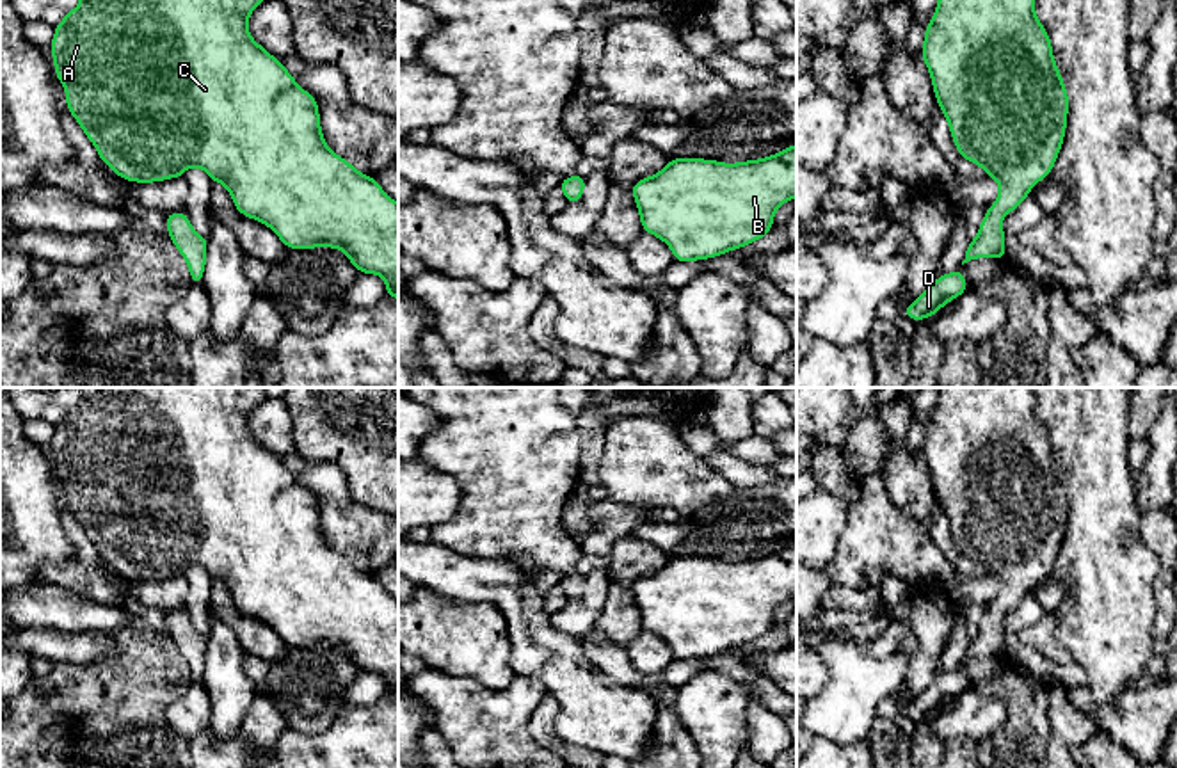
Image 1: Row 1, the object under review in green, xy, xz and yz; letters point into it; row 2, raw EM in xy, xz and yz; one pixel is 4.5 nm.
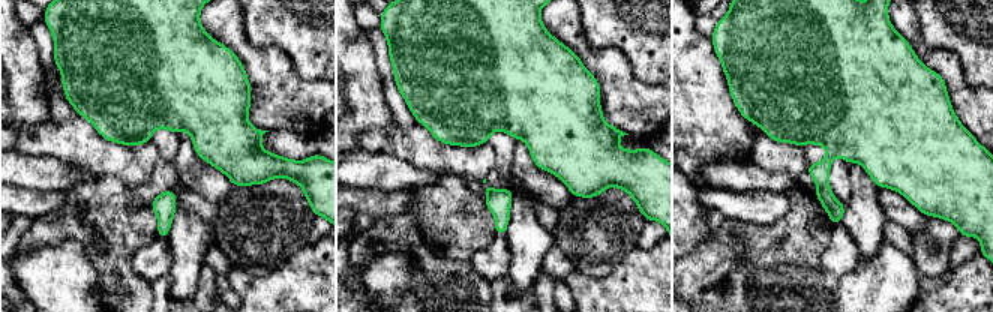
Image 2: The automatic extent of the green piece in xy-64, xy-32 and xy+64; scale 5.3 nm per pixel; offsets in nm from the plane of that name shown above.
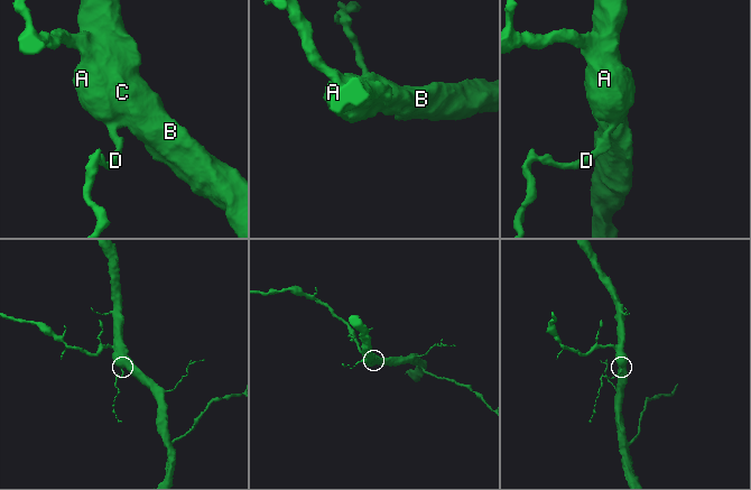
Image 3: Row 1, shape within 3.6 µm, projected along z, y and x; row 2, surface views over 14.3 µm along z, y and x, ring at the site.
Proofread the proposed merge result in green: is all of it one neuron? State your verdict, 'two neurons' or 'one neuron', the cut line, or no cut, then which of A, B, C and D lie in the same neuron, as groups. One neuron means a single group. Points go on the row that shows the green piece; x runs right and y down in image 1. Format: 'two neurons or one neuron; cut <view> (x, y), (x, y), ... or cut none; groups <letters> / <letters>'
one neuron; cut none; groups A B C D

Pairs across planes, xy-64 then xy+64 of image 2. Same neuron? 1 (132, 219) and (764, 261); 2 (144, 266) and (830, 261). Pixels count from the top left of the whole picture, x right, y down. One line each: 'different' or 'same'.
1: same
2: same

